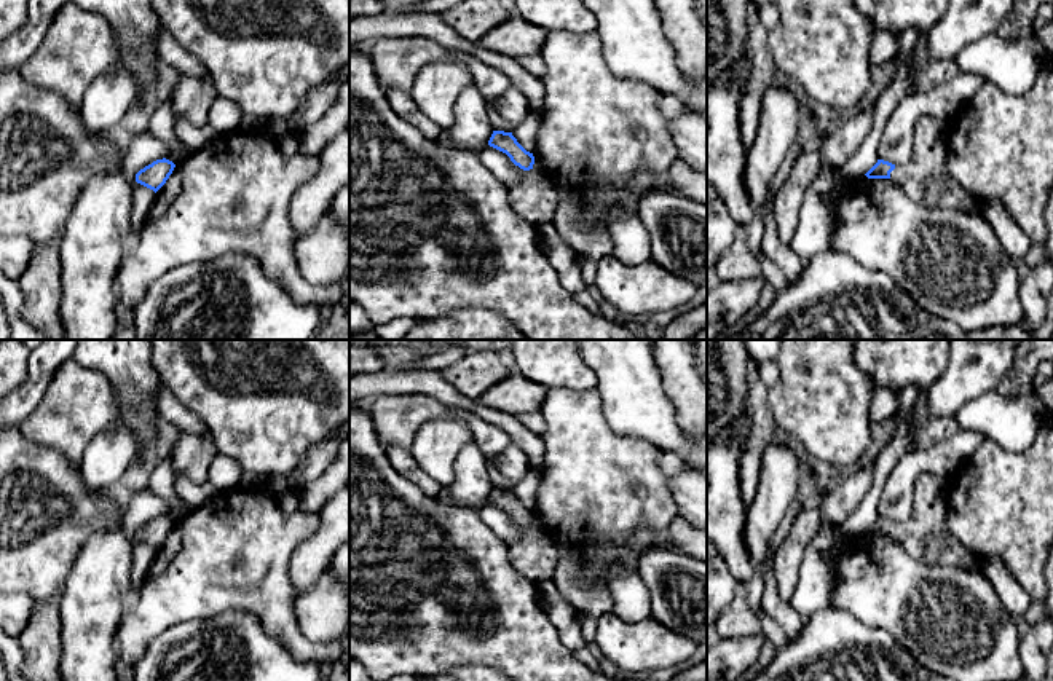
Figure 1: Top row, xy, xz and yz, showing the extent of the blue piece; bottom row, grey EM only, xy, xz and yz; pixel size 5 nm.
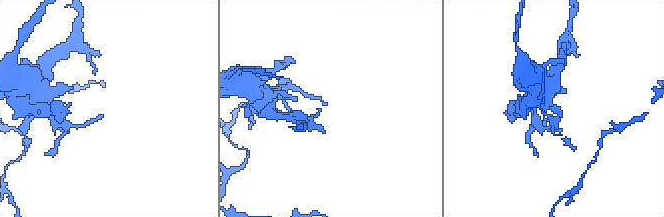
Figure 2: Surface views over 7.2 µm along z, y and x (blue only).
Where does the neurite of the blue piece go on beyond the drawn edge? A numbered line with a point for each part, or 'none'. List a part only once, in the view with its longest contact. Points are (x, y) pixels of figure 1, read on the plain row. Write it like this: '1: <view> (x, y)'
1: yz (926, 536)

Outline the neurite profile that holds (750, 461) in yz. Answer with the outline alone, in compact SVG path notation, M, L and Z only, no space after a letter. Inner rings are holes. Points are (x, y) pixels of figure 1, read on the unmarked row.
M751 448L742 453L739 461L739 480L740 494L747 506L750 506L756 496L756 488L761 472L761 450Z

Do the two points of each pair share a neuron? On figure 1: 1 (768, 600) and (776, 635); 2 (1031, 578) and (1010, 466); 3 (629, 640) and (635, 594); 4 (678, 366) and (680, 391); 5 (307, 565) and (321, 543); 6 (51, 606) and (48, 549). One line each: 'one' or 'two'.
1: two
2: one
3: two
4: one
5: one
6: two

